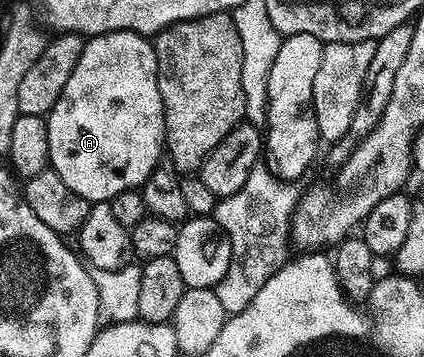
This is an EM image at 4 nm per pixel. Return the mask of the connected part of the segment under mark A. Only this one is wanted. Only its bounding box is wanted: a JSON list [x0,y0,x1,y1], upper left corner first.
[46,31,167,203]

